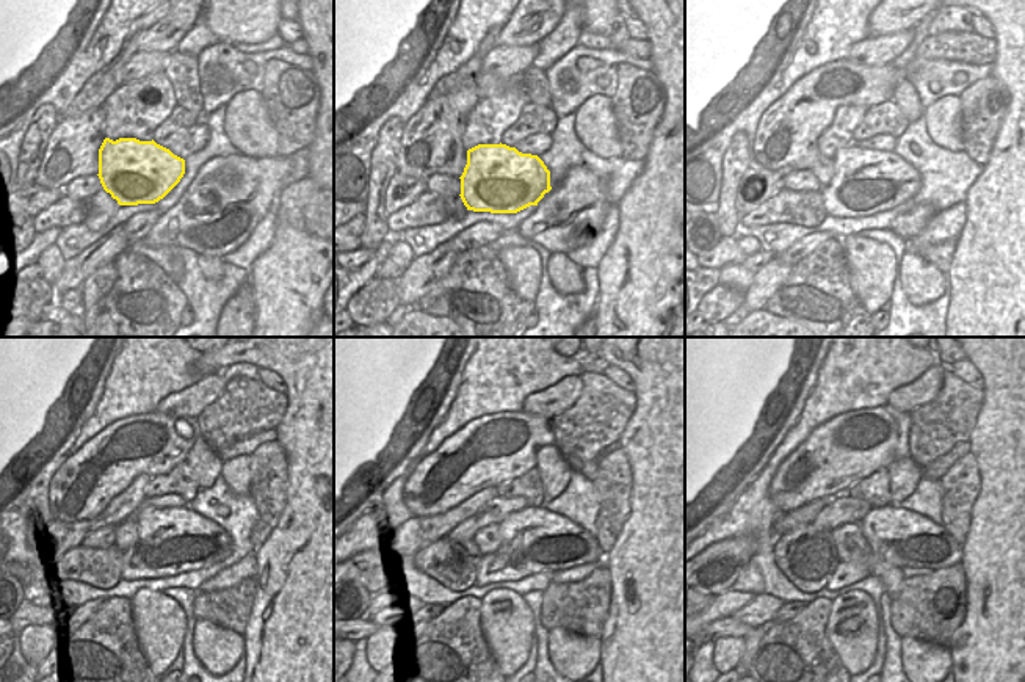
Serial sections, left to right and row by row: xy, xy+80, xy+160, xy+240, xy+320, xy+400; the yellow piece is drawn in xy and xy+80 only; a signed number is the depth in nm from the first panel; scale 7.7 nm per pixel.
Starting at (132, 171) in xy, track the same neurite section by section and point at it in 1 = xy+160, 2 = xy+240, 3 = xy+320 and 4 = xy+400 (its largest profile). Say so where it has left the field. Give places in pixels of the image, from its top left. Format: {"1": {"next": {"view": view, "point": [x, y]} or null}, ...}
{"1": {"next": {"view": "xy+160", "point": [864, 182]}}, "2": {"next": {"view": "xy+240", "point": [171, 541]}}, "3": {"next": {"view": "xy+320", "point": [533, 540]}}, "4": {"next": {"view": "xy+400", "point": [903, 538]}}}

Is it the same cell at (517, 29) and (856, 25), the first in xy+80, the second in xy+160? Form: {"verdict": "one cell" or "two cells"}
{"verdict": "two cells"}

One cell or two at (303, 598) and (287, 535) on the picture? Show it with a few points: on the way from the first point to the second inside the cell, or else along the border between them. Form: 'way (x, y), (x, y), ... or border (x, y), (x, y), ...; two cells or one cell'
way (303, 582), (303, 565), (292, 551); one cell

